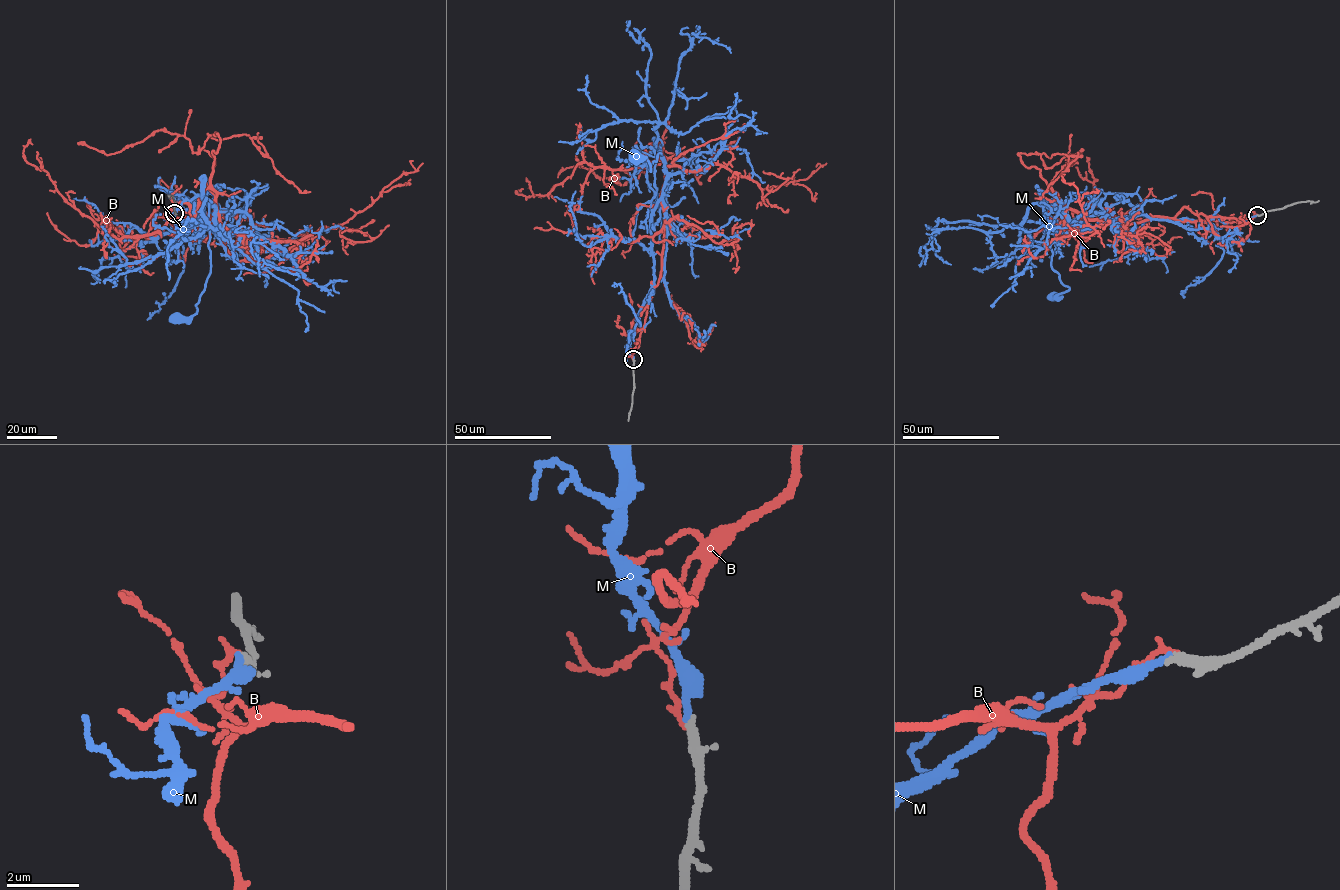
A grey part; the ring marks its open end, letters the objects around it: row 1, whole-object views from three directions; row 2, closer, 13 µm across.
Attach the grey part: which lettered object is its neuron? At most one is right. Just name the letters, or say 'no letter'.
M

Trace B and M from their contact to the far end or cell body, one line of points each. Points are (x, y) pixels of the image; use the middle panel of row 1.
B: (633, 359), (661, 270), (666, 158), (661, 151), (668, 121), (638, 178), (619, 185), (577, 166), (557, 177)
M: (633, 359), (630, 335), (654, 280), (651, 216), (667, 178), (660, 139), (651, 171), (646, 159), (633, 157)

